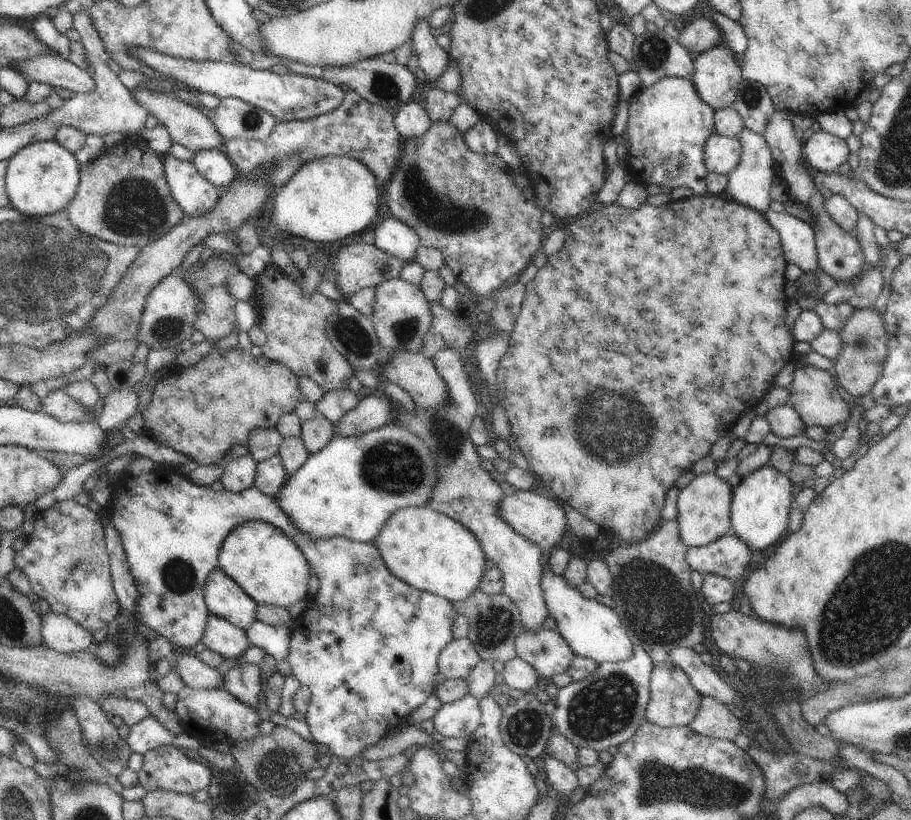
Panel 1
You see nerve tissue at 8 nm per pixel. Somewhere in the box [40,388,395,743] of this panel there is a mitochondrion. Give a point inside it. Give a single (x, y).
(179, 575)

